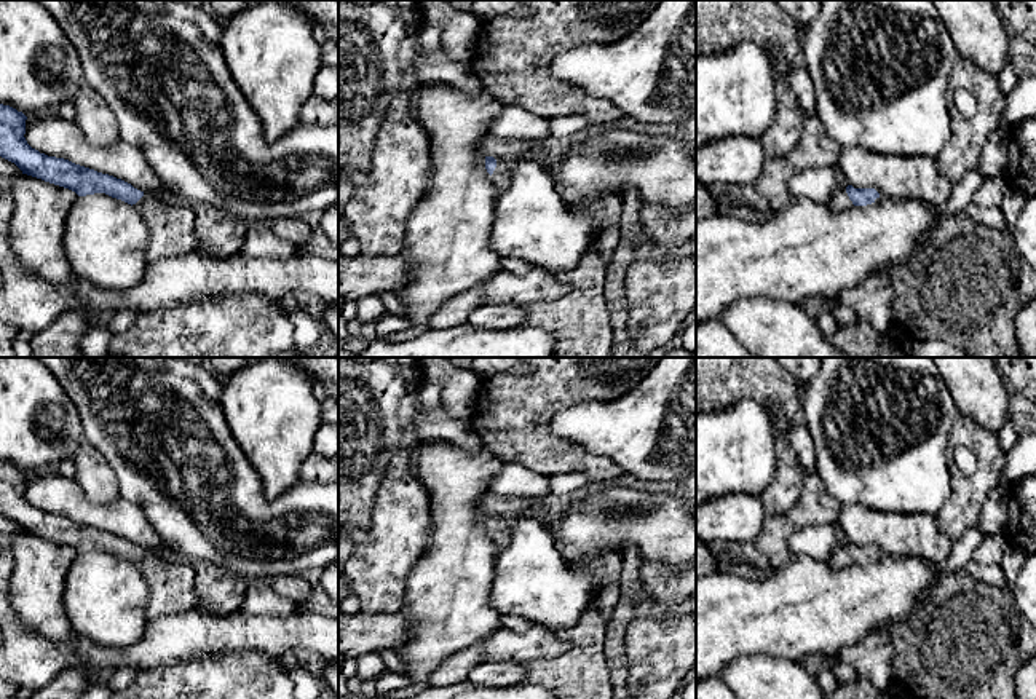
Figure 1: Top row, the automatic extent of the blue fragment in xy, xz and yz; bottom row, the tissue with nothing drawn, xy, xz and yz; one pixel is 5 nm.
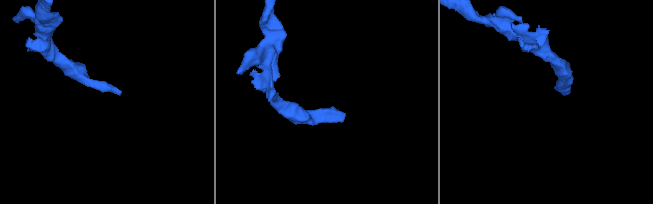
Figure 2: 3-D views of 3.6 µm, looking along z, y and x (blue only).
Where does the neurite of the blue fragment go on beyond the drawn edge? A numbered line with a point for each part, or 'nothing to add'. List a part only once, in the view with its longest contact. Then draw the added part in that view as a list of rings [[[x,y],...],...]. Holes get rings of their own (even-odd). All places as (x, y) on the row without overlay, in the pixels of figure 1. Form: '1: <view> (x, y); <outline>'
1: xz (508, 511); [[[487,492],[480,501],[480,507],[485,514],[493,514],[496,517],[496,525],[492,531],[492,539],[496,547],[504,547],[509,543],[509,533],[516,522],[530,517],[543,523],[549,523],[548,512],[544,507],[528,498],[506,498],[493,492]]]

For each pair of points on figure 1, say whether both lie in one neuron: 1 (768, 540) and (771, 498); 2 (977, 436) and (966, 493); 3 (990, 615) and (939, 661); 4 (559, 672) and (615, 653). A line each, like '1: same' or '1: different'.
1: different
2: same
3: same
4: different

